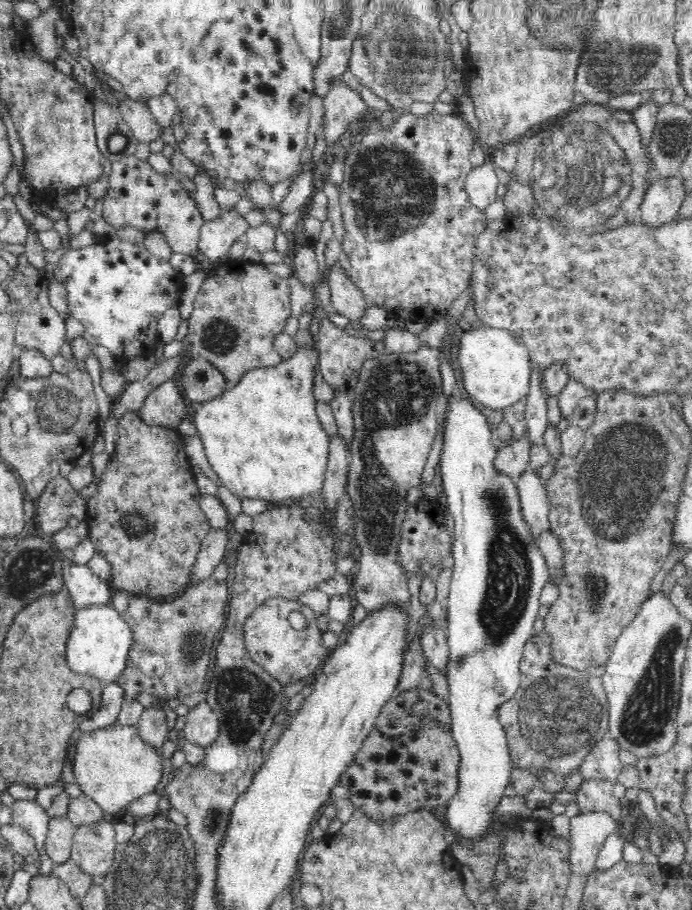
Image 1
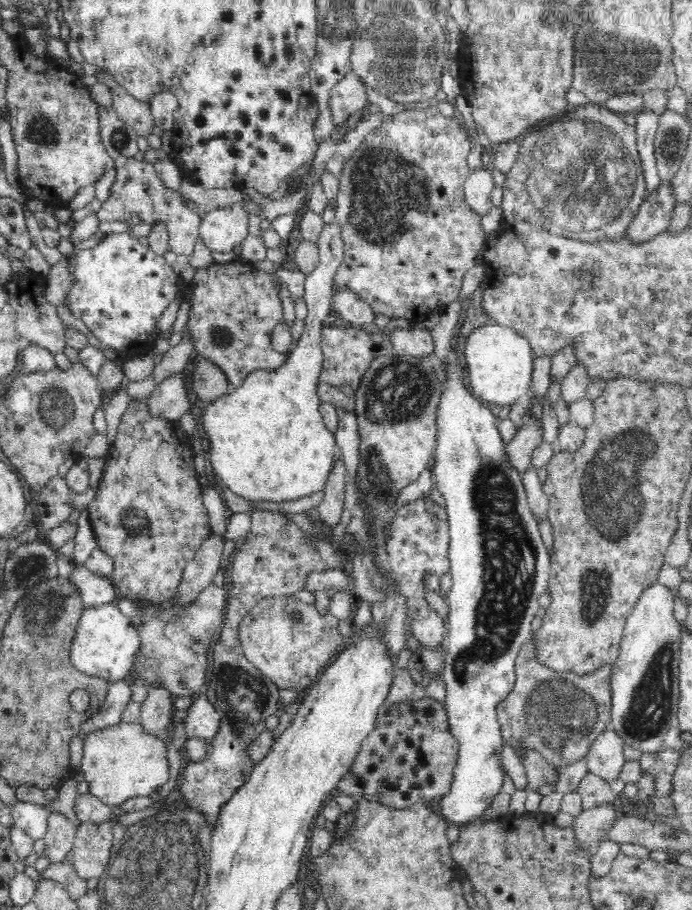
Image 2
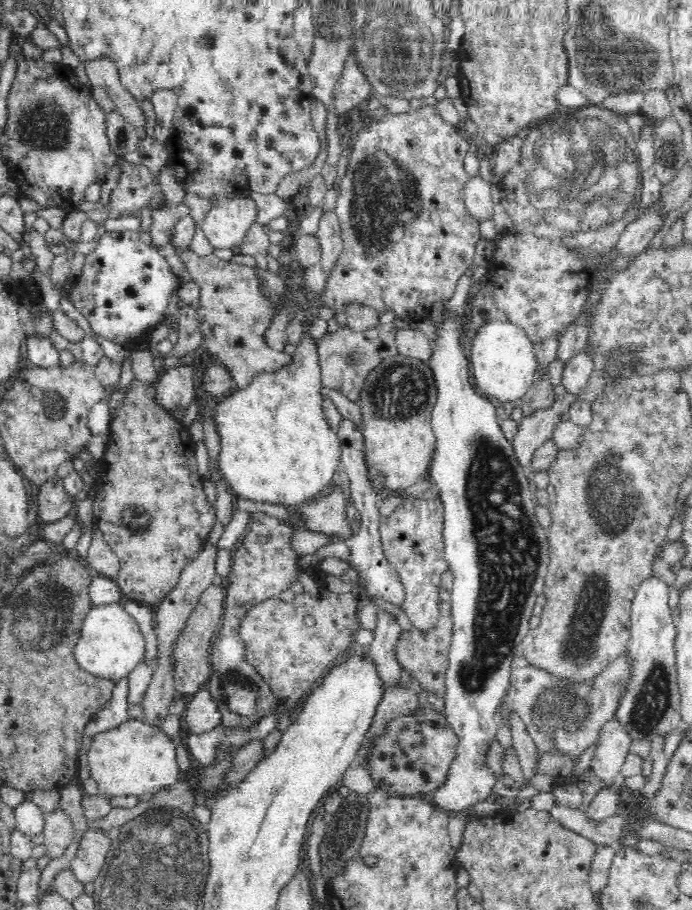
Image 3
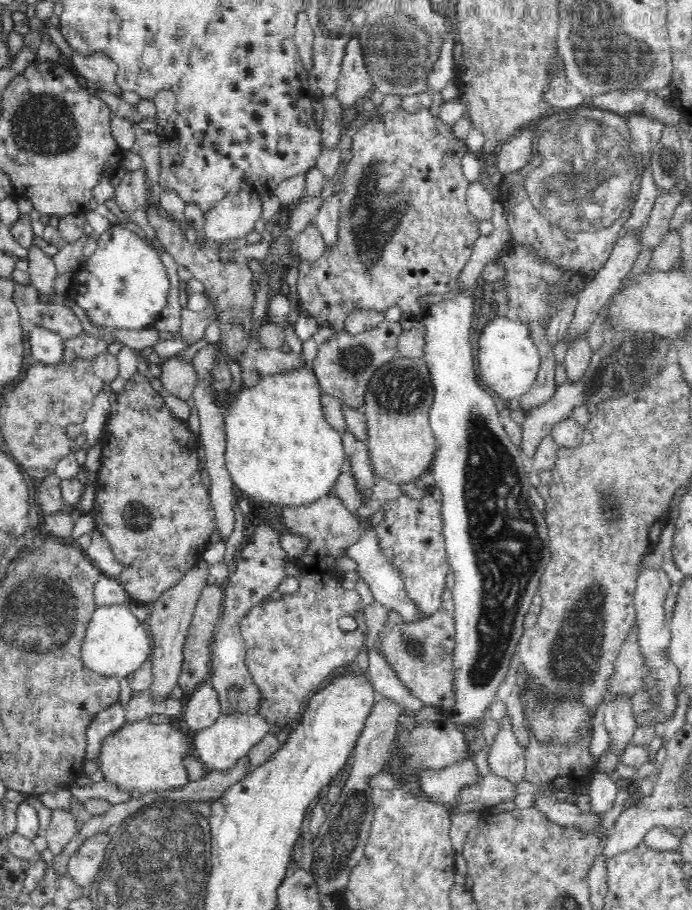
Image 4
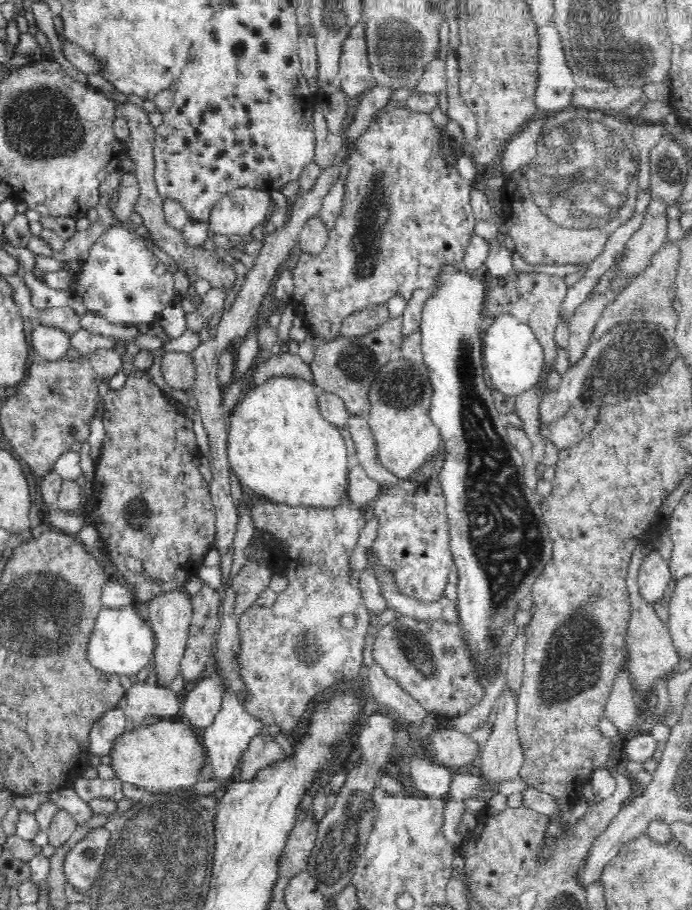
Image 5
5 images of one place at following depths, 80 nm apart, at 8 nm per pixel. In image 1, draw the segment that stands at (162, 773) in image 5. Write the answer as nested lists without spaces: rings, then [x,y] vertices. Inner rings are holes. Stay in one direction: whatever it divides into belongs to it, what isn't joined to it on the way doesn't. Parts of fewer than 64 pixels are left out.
[[[108,725],[90,732],[80,732],[76,739],[76,756],[69,765],[69,779],[96,801],[112,819],[122,817],[125,806],[139,796],[149,795],[162,782],[163,754],[154,744],[143,740],[138,726]]]

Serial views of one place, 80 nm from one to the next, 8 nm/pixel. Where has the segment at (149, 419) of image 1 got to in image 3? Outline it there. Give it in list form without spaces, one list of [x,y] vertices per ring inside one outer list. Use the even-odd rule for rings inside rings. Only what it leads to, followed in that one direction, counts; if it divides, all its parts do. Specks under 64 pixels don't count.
[[[170,365],[159,376],[155,385],[158,403],[169,412],[173,409],[186,409],[195,398],[196,372],[190,365]]]

